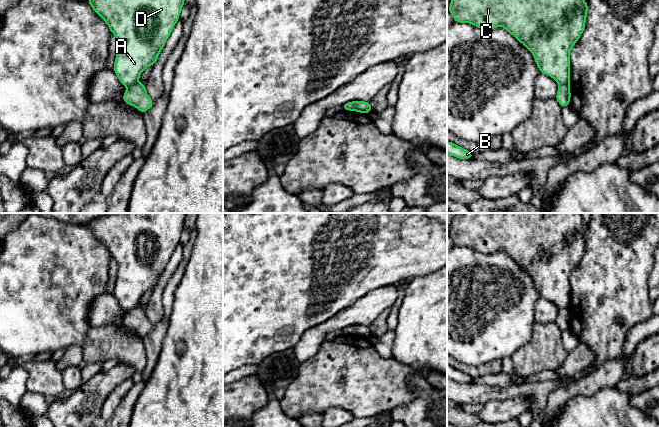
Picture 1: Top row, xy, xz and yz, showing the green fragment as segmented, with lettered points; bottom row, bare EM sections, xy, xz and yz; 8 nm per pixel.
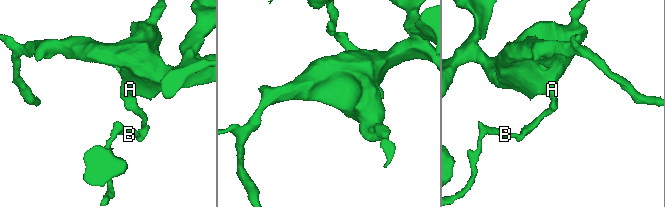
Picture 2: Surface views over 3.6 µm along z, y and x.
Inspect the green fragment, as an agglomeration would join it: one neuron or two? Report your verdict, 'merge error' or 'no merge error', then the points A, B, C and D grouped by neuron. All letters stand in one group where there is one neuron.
merge error | A C D / B

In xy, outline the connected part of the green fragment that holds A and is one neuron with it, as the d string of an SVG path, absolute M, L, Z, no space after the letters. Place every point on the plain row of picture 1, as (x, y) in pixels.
M115 213L86 224L118 264L113 294L125 311L138 306L144 293L157 286L179 244L185 227L185 215L186 213Z

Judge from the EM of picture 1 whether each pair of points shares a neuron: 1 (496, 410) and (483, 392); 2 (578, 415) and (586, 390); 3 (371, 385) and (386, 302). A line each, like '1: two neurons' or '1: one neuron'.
1: two neurons
2: two neurons
3: two neurons

